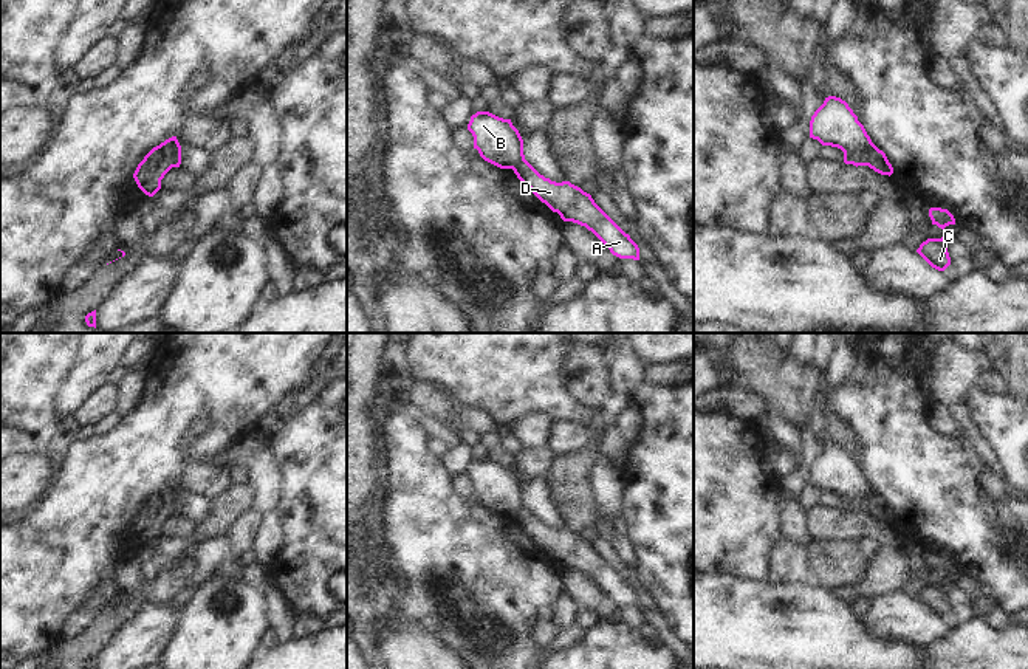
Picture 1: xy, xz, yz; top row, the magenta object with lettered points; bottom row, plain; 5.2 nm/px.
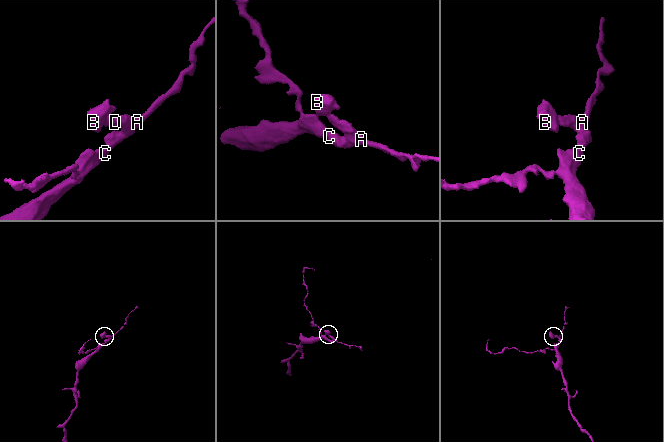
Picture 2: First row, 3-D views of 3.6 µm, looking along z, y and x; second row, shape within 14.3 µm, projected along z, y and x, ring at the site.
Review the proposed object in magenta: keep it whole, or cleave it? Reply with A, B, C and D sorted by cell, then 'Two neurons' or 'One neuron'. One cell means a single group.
Groups: A C D / B. Two neurons

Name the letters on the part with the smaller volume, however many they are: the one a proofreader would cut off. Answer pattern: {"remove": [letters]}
{"remove": ["B"]}

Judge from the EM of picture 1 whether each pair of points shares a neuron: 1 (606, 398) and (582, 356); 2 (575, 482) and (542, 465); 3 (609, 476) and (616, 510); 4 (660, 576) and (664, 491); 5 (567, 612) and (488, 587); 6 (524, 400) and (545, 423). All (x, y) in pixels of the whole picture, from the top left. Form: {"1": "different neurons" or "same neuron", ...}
{"1": "same neuron", "2": "different neurons", "3": "same neuron", "4": "same neuron", "5": "different neurons", "6": "different neurons"}

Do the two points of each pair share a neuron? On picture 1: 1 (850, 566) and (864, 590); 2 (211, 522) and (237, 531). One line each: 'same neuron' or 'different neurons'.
1: different neurons
2: different neurons

